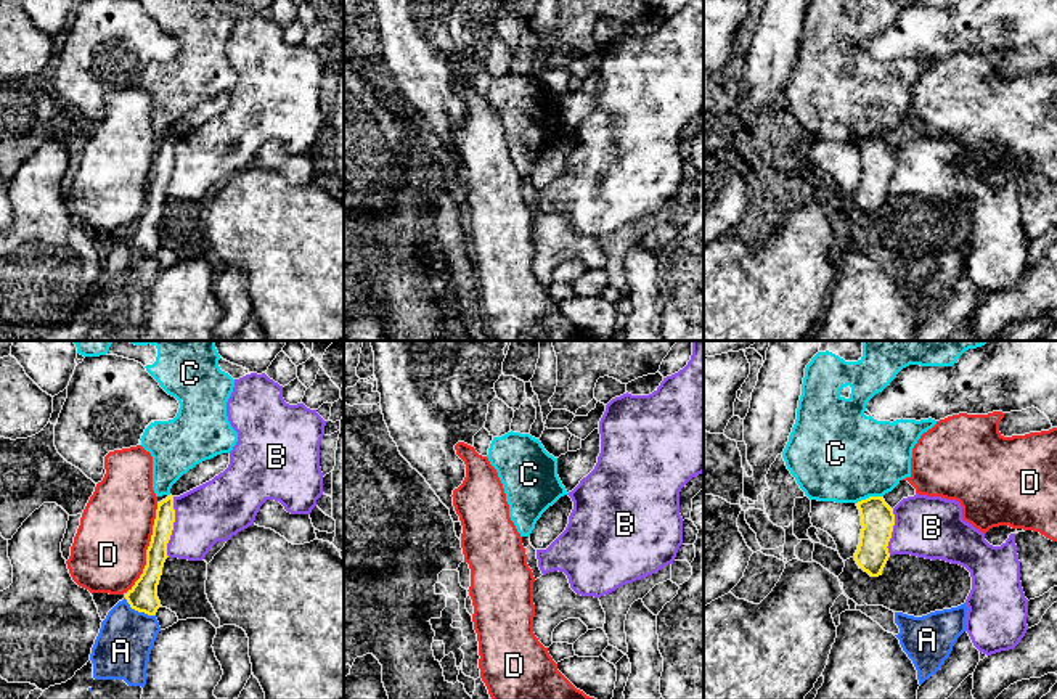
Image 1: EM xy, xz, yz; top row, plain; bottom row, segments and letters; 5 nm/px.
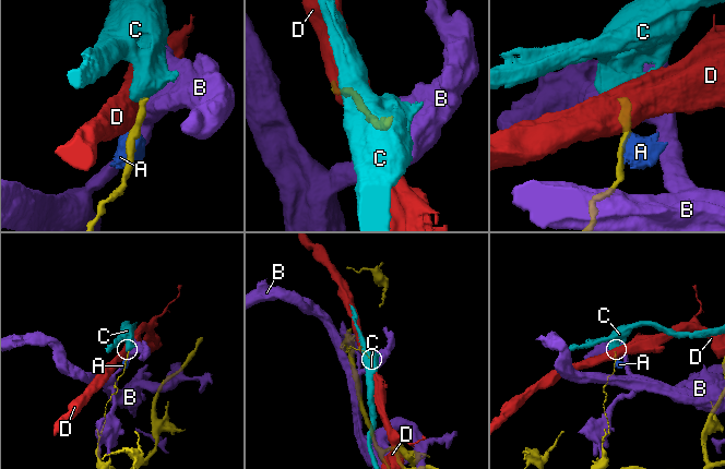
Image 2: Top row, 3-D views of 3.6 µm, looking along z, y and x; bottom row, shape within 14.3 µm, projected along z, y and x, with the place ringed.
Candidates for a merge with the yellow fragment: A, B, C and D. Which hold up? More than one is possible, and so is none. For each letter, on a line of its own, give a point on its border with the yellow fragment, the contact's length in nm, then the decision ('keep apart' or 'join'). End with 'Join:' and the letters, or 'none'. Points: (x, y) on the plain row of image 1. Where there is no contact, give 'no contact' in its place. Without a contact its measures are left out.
A: contact xy (138, 251); length 180 nm; keep apart
B: contact xy (172, 167); length 300 nm; keep apart
C: contact yz (869, 137); length 140 nm; keep apart
D: contact xy (148, 188); length 480 nm; keep apart
Join: none

